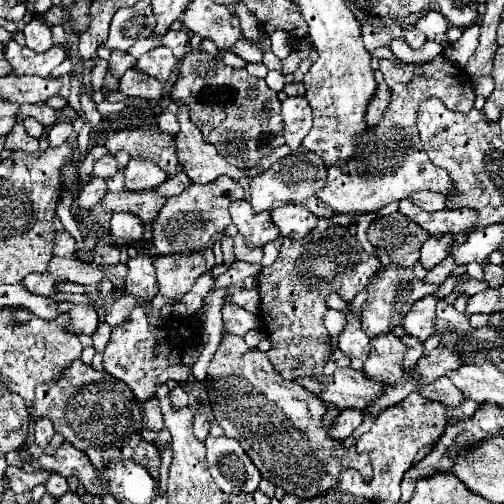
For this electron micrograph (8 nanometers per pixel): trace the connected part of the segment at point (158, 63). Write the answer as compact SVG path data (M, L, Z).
M155 47L155 49L151 49L149 53L145 53L143 57L137 59L133 69L141 71L145 75L151 75L157 81L165 83L169 79L169 75L171 75L175 65L177 65L177 59L167 47Z

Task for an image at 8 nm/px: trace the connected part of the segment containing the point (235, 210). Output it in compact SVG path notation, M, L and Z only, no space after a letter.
M233 201L229 213L249 247L259 247L279 237L279 229L273 225L271 211L255 213L247 201Z

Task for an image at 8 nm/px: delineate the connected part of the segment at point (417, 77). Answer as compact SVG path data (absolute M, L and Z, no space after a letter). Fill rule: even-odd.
M443 55L429 63L397 63L395 59L381 59L381 73L391 91L391 101L385 117L357 137L357 147L347 163L337 167L337 175L327 177L327 185L317 193L335 213L371 213L387 203L411 197L417 191L435 191L445 197L453 195L453 181L445 169L433 165L421 145L417 133L417 107L429 97L438 97L444 105L457 112L469 112L476 94L469 75Z

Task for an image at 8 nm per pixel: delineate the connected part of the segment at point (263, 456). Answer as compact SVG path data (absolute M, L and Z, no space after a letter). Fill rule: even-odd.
M223 331L221 349L217 349L207 367L207 389L211 395L209 401L217 405L217 425L227 437L239 441L259 473L281 487L285 495L311 499L327 493L337 485L343 469L357 469L365 483L373 479L365 455L329 437L329 425L323 423L327 405L299 383L283 379L267 353L261 353L257 347L247 347L243 337Z

